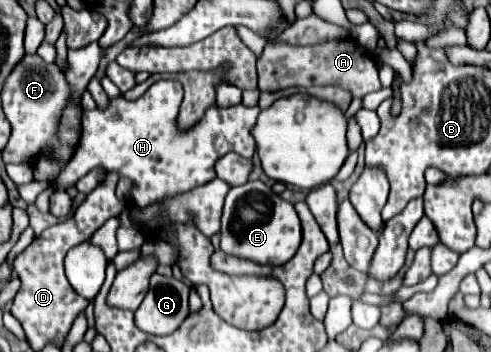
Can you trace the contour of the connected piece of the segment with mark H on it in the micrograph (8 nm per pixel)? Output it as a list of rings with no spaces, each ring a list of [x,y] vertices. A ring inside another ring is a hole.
[[[159,80],[135,102],[119,96],[113,98],[105,110],[95,108],[85,112],[79,148],[53,180],[55,190],[67,190],[89,170],[101,166],[107,172],[117,172],[119,178],[127,178],[131,182],[131,206],[135,210],[145,210],[145,206],[161,204],[167,198],[175,198],[177,194],[211,182],[215,178],[215,162],[227,152],[237,152],[247,158],[255,154],[251,130],[261,112],[259,106],[211,106],[195,126],[179,130],[179,104],[181,84],[175,80]]]

